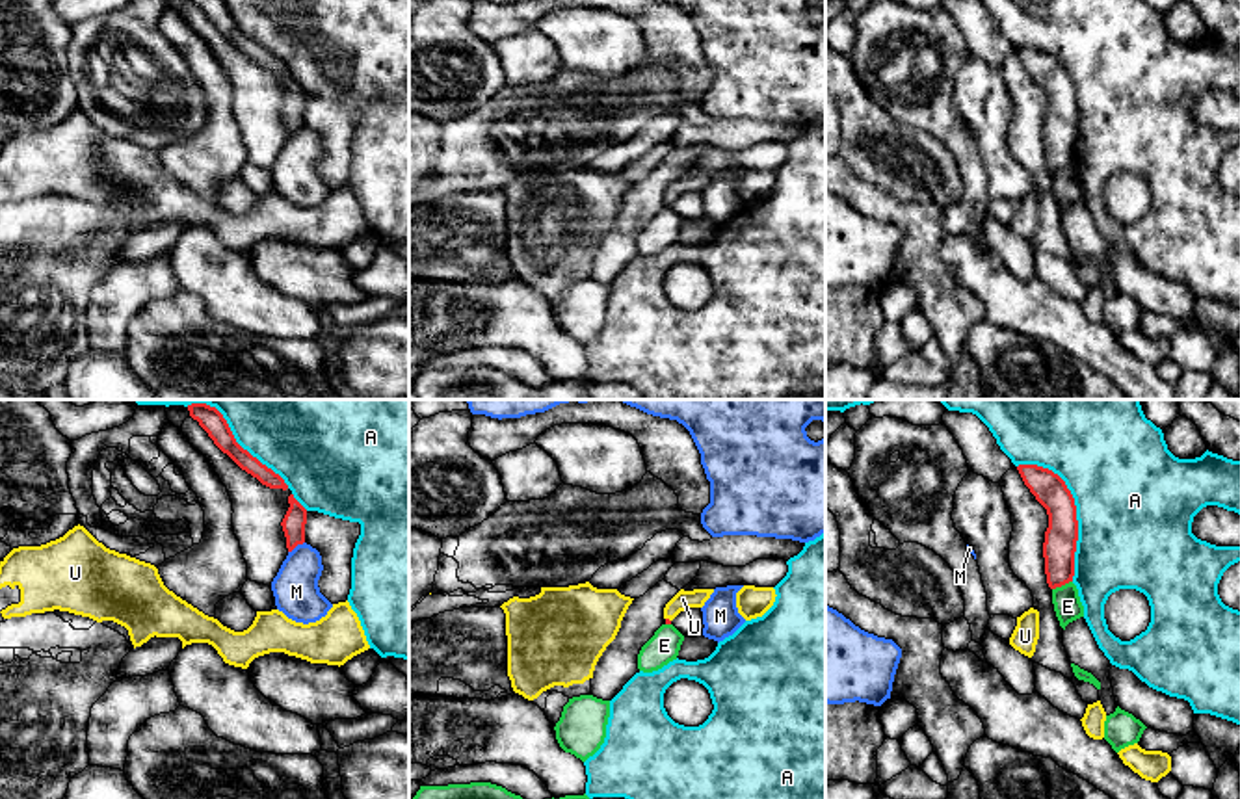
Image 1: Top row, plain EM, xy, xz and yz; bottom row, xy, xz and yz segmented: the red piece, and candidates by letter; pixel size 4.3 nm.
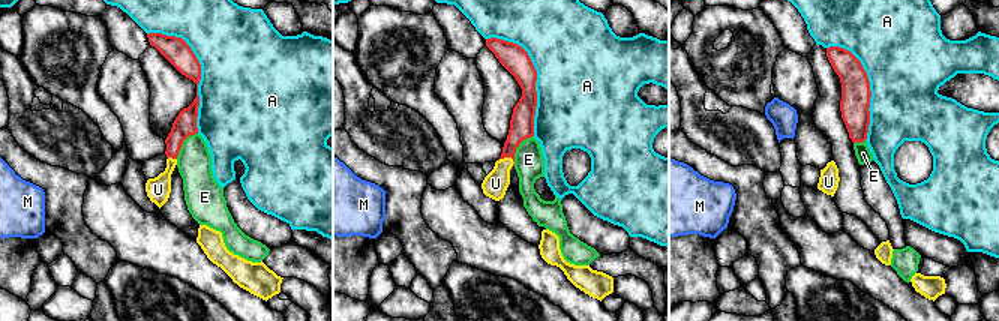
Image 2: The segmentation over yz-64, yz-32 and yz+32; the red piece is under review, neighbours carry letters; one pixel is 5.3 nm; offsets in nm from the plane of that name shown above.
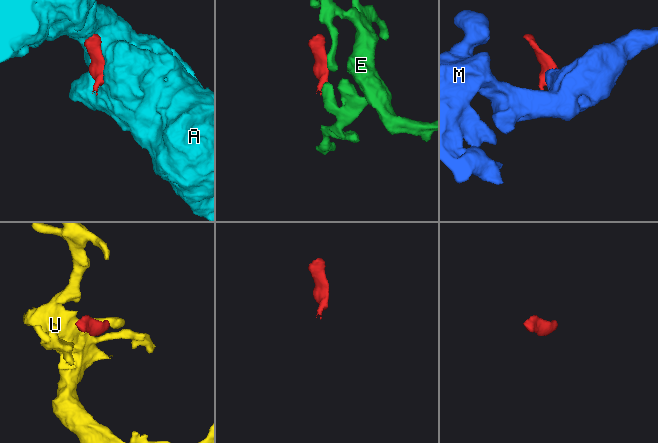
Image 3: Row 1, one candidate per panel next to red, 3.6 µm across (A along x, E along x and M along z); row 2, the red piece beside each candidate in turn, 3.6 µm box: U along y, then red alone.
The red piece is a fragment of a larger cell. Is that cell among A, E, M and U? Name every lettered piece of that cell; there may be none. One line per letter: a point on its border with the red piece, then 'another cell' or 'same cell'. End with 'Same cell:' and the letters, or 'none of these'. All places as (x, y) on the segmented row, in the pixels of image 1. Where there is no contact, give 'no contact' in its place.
A: meets red in yz at (1075, 510); another cell
E: meets red in yz at (1062, 584); another cell
M: meets red in xy at (296, 545); another cell
U: meets red in xz at (668, 619); same cell
Same cell: U

